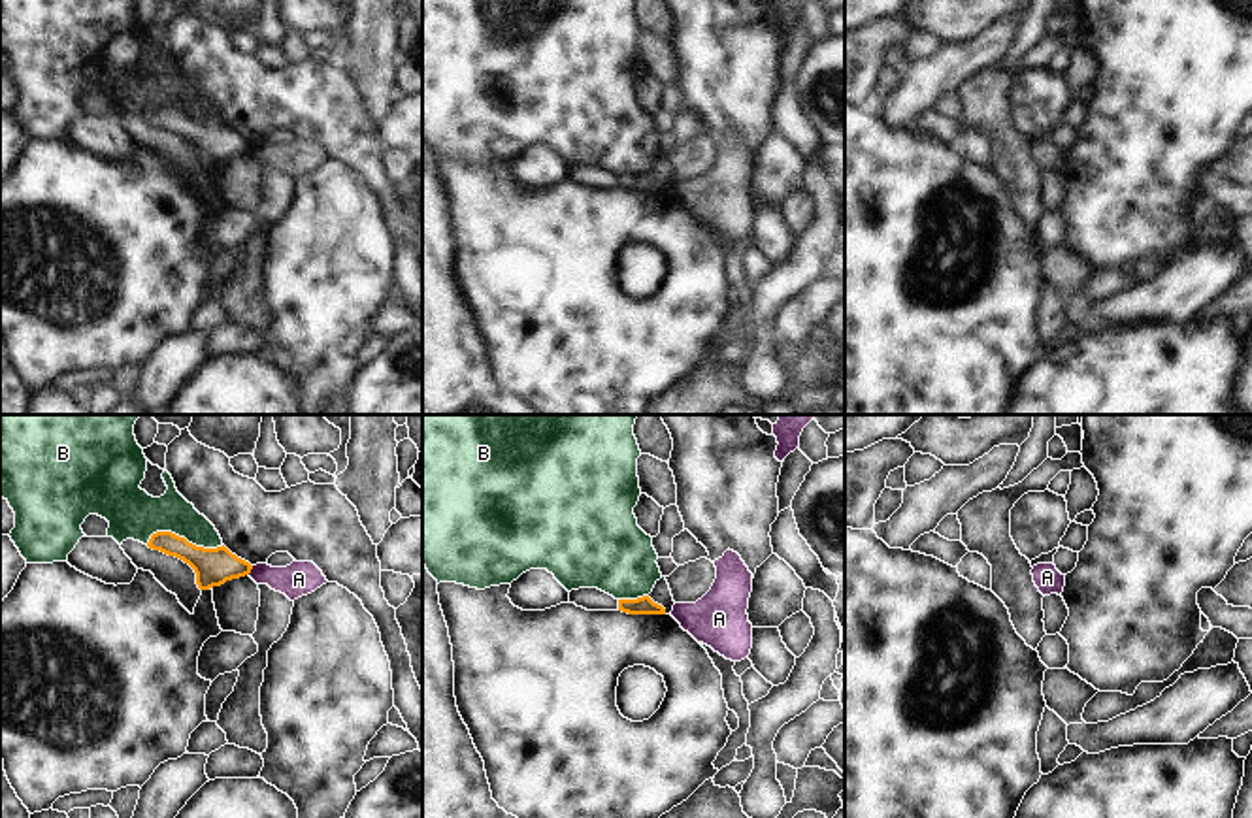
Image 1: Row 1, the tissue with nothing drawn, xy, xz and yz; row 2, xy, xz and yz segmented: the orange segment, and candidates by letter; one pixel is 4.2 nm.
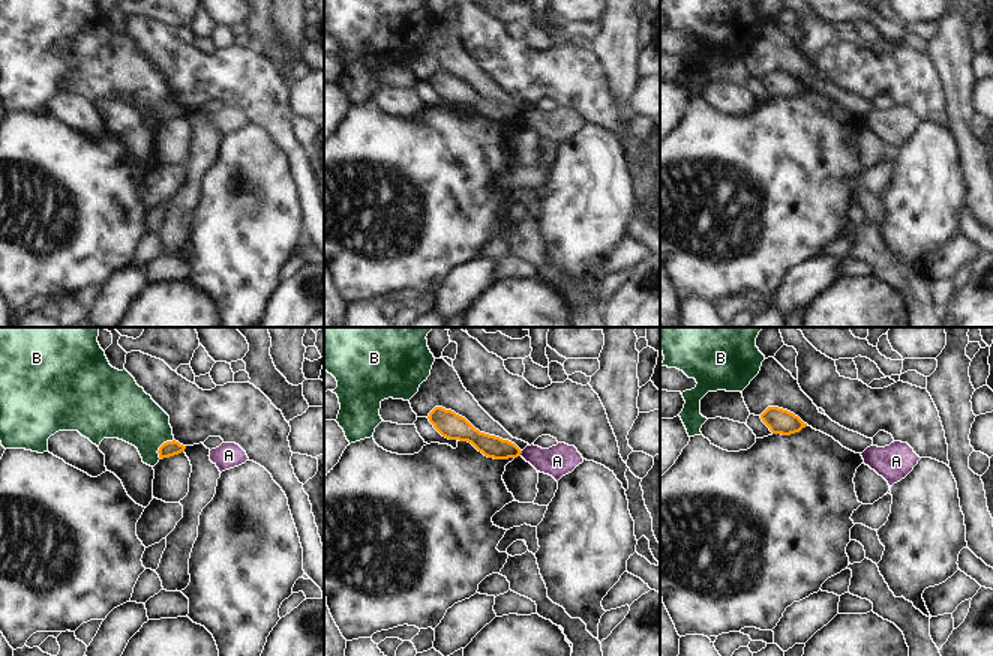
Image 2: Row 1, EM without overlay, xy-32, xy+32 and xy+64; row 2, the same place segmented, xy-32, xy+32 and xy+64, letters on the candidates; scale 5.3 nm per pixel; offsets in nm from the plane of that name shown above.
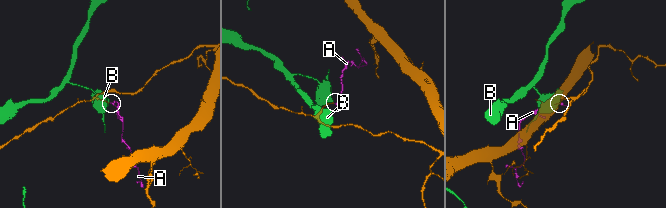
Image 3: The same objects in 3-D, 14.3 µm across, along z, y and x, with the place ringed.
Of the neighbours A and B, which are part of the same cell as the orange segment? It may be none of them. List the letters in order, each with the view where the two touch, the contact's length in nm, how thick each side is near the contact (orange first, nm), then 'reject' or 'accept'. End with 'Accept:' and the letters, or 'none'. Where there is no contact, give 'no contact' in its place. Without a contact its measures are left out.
A: contact in xy; length 50 nm; calibres 160 and 150 nm; reject
B: contact in xy; length 340 nm; calibres 160 and 220 nm; reject
Accept: none

